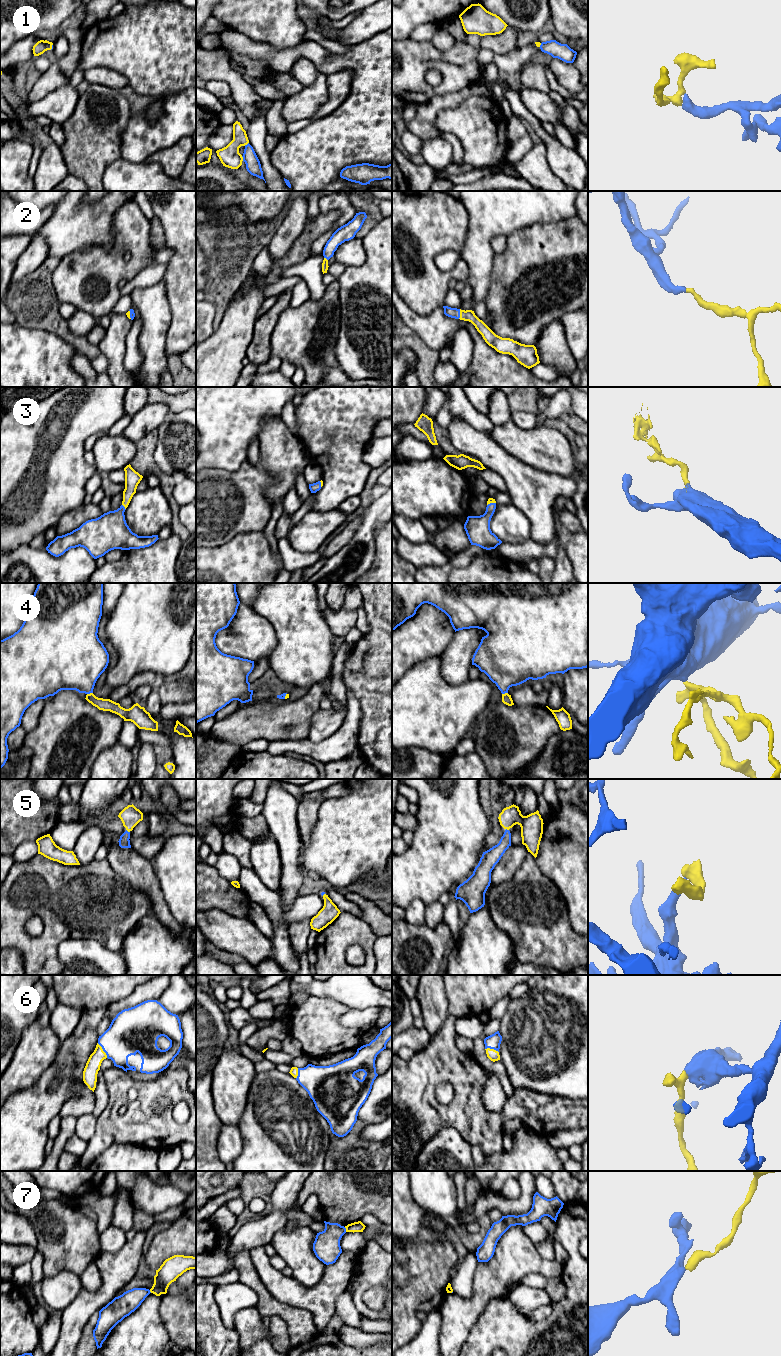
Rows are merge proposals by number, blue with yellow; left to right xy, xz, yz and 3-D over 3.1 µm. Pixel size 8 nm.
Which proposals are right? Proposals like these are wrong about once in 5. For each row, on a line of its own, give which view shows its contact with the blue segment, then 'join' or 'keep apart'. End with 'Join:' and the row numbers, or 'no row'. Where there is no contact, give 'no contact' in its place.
1: meets blue in xz; join
2: meets blue in yz; join
3: meets blue in xy; join
4: meets blue in xy; join
5: meets blue in xy; join
6: meets blue in xy; join
7: meets blue in xz; keep apart
Join: 1, 2, 3, 4, 5, 6

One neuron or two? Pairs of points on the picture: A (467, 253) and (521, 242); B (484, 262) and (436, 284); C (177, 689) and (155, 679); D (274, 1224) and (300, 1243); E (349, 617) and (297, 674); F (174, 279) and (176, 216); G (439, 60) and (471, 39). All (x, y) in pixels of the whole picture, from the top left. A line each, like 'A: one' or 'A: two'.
A: two
B: two
C: one
D: two
E: two
F: one
G: two

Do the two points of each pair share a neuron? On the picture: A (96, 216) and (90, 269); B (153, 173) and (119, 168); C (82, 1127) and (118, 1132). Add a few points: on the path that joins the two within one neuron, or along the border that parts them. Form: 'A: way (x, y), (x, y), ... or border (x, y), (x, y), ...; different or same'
A: border (115, 237), (109, 249), (92, 246), (71, 253); different
B: way (145, 173), (127, 173); same
C: border (97, 1118), (95, 1132), (88, 1141); different

